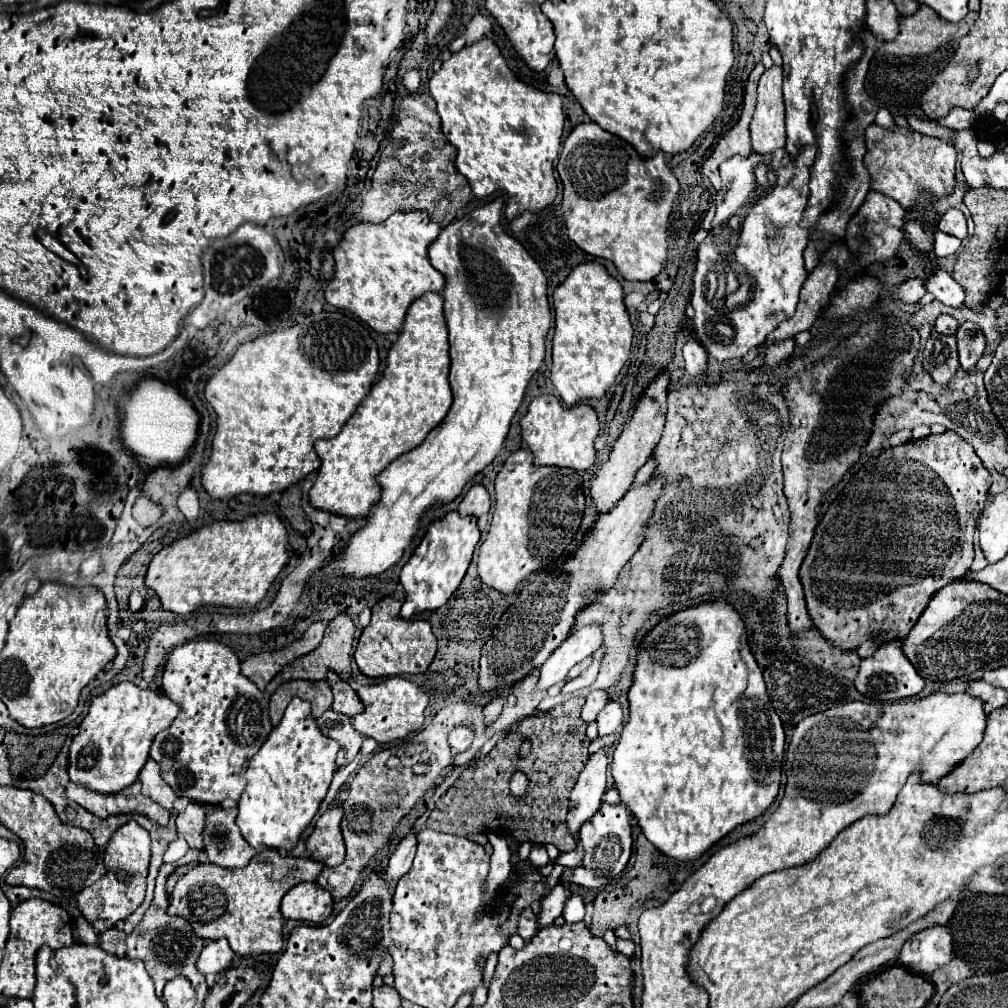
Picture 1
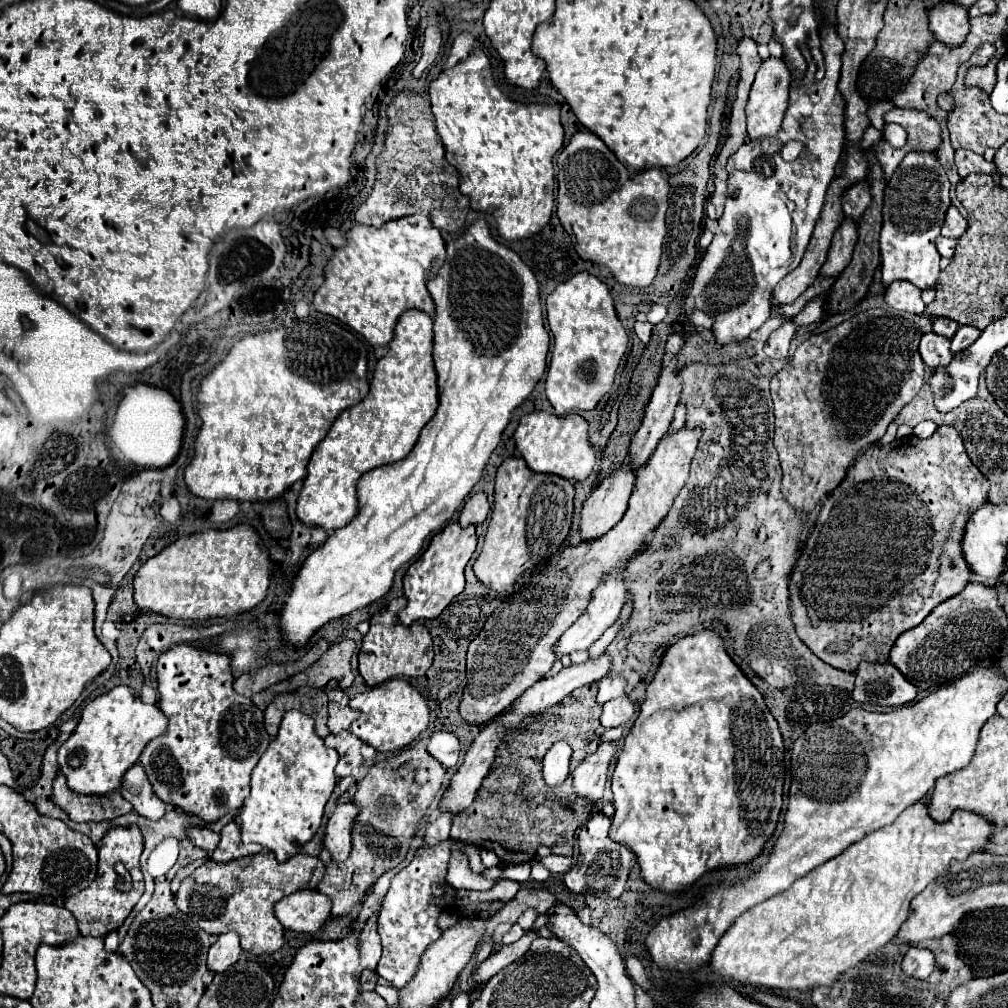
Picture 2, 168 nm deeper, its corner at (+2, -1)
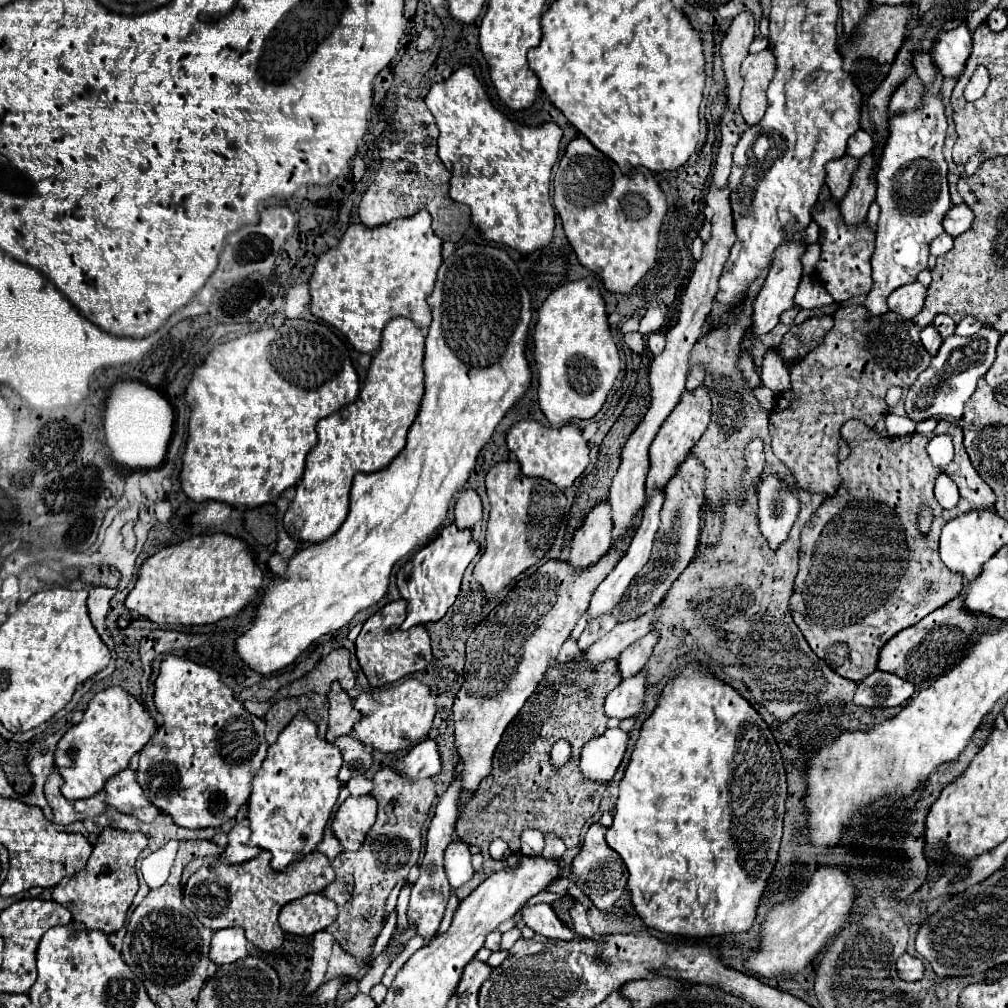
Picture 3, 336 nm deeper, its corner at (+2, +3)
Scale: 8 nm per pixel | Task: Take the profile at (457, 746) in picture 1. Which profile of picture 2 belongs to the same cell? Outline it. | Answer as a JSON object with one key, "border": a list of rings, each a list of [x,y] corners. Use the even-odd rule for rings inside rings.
{"border":[[[433,733],[427,743],[427,753],[435,757],[445,769],[453,769],[459,759],[459,739],[453,733]]]}

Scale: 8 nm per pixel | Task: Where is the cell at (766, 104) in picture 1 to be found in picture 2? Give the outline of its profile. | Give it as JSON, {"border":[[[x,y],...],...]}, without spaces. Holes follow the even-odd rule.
{"border":[[[769,57],[761,63],[757,77],[753,81],[753,87],[749,91],[749,101],[745,107],[747,115],[747,133],[751,139],[759,137],[771,137],[779,131],[783,115],[787,111],[787,99],[789,99],[789,81],[791,81],[791,71],[783,63],[783,59]]]}

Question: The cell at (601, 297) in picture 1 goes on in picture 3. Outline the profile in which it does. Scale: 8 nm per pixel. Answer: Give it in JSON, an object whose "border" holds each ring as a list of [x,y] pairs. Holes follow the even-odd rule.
{"border":[[[585,277],[555,289],[537,315],[533,343],[539,371],[539,405],[545,417],[555,427],[571,419],[595,417],[621,369],[605,301],[599,293],[599,281],[595,277]]]}

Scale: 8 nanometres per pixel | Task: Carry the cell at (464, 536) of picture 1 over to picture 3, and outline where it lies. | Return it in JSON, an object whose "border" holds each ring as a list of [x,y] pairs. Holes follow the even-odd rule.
{"border":[[[455,523],[441,529],[441,533],[421,551],[417,551],[397,573],[397,587],[401,597],[407,601],[407,619],[401,629],[411,629],[413,625],[423,625],[431,621],[439,621],[447,609],[457,599],[461,577],[479,553],[479,543],[471,537],[469,529],[457,529]]]}

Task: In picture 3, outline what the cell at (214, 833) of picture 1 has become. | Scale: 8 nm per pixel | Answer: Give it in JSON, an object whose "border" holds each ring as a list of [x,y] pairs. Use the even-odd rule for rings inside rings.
{"border":[[[237,823],[231,831],[229,831],[229,841],[225,851],[221,853],[221,861],[223,863],[243,863],[247,859],[253,859],[261,849],[249,843],[249,827],[243,823]]]}

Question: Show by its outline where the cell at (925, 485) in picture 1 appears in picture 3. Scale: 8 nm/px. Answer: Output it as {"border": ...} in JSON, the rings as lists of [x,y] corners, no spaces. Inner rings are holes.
{"border":[[[941,419],[935,433],[947,433],[953,437],[955,457],[945,469],[933,467],[925,451],[927,437],[919,433],[881,439],[863,421],[847,421],[841,427],[841,435],[849,441],[851,453],[845,461],[839,463],[839,475],[843,479],[841,487],[833,497],[821,503],[821,507],[815,511],[815,515],[809,519],[801,533],[799,573],[795,577],[793,593],[789,599],[793,621],[805,635],[813,653],[821,657],[835,673],[855,683],[859,683],[863,677],[877,669],[879,653],[893,635],[919,623],[925,615],[933,613],[937,607],[955,599],[963,591],[963,575],[947,569],[947,565],[939,559],[939,533],[943,525],[957,515],[973,509],[993,507],[995,503],[991,487],[979,477],[965,453],[963,429]],[[939,473],[947,473],[959,487],[961,499],[957,507],[953,507],[953,511],[943,509],[933,497],[933,485]],[[923,507],[933,509],[933,523],[927,535],[923,535],[917,527],[919,509]]]}

